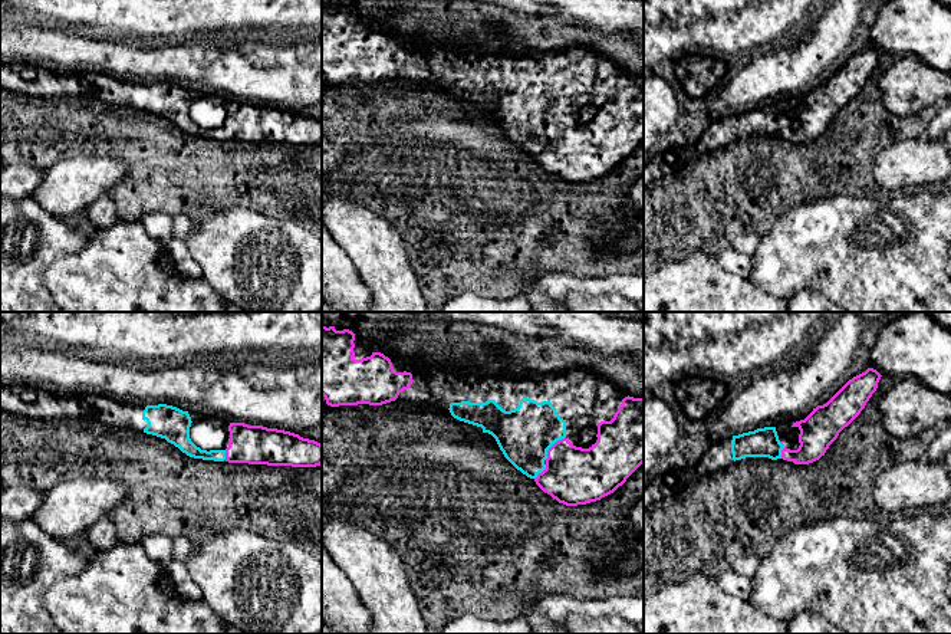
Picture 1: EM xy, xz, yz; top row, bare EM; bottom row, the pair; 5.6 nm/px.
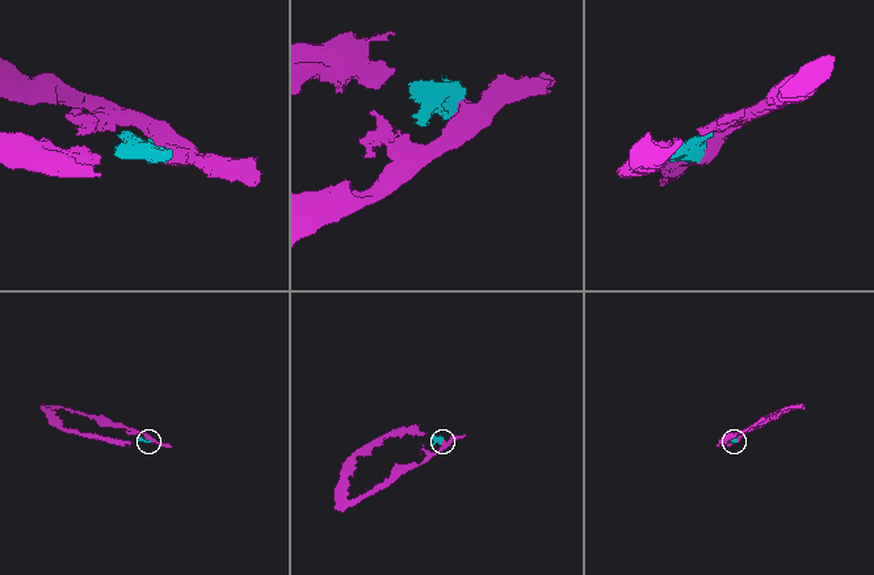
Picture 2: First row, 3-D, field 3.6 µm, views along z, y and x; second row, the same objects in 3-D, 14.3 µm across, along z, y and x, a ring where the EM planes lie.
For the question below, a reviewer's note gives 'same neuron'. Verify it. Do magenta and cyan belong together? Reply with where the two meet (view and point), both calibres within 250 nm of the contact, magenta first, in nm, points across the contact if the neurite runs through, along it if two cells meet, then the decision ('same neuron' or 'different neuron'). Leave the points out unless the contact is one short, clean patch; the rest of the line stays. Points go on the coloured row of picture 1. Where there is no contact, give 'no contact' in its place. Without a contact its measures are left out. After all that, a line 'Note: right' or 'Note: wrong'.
meets magenta in xz at (552, 446); 320 nm thick on the magenta side, 320 nm on the other; runs through xz (573, 476), (552, 446), (540, 434), (525, 434); same neuron
Note: right

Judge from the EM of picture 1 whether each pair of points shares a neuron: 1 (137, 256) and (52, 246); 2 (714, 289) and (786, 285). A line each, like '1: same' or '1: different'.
1: different
2: different

